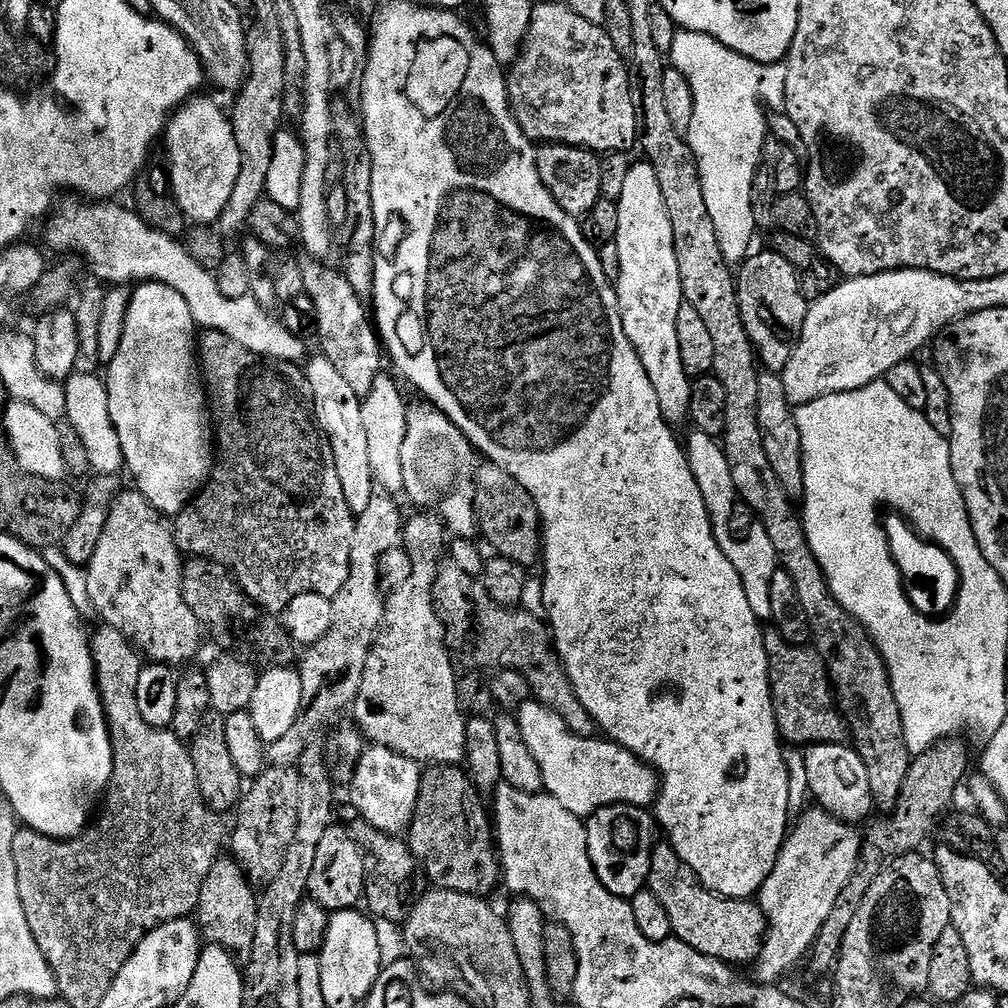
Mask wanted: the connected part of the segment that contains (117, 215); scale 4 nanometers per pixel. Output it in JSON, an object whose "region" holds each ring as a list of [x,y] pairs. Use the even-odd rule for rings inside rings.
{"region":[[[69,200],[72,201],[60,213],[57,211],[51,217],[52,225],[45,230],[44,236],[54,251],[72,251],[74,255],[81,256],[92,267],[93,274],[105,280],[100,282],[108,286],[128,286],[131,280],[165,284],[186,298],[186,306],[190,306],[190,314],[201,329],[234,338],[238,346],[250,350],[258,358],[272,362],[300,362],[300,359],[305,359],[305,341],[294,338],[294,334],[290,334],[290,330],[286,330],[277,317],[275,320],[275,315],[260,306],[252,295],[226,298],[226,294],[218,290],[215,275],[198,266],[177,237],[154,230],[131,207],[119,208],[116,202]]]}

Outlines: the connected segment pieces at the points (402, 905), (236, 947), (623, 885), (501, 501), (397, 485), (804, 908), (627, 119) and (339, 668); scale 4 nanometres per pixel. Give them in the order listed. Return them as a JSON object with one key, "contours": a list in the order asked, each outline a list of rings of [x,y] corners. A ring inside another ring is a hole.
{"contours":[[[[359,818],[353,820],[353,824],[350,824],[350,835],[364,858],[363,899],[366,904],[368,900],[367,911],[377,921],[389,920],[397,926],[403,925],[418,896],[416,879],[421,879],[422,876],[421,869],[416,863],[416,855],[408,849],[407,843],[399,835],[378,830]]],[[[219,858],[214,866],[210,866],[210,874],[206,874],[195,915],[200,916],[198,927],[209,945],[226,950],[237,961],[247,962],[254,950],[254,930],[258,926],[260,901],[257,893],[252,893],[253,885],[239,864],[235,859],[227,859]]],[[[615,804],[587,817],[590,862],[606,890],[615,896],[631,898],[645,891],[650,874],[652,850],[657,843],[658,825],[651,811],[629,804]]],[[[491,462],[481,463],[476,473],[476,527],[479,535],[488,539],[489,546],[493,548],[491,551],[497,556],[505,556],[525,566],[532,566],[535,560],[537,563],[541,559],[542,525],[536,503],[513,476]]],[[[381,374],[370,386],[370,394],[360,405],[362,423],[366,425],[366,446],[370,449],[372,479],[385,493],[400,494],[404,490],[402,472],[402,442],[406,442],[406,426],[410,405],[404,401],[399,388],[388,374]],[[397,492],[397,493],[396,493]]],[[[811,806],[800,816],[800,821],[791,825],[784,837],[784,845],[780,848],[778,858],[774,862],[774,870],[760,887],[758,903],[768,919],[768,934],[764,948],[754,961],[755,979],[763,985],[775,985],[787,972],[792,972],[800,964],[800,959],[807,957],[812,944],[818,938],[826,918],[830,918],[830,910],[838,902],[838,894],[846,890],[850,878],[860,867],[861,829],[855,824],[847,824],[845,820],[834,818],[819,806]]],[[[537,3],[533,7],[532,25],[520,47],[520,57],[507,69],[506,79],[508,103],[518,126],[528,135],[529,140],[541,145],[565,144],[597,154],[628,154],[631,153],[631,148],[637,147],[638,121],[625,57],[620,55],[614,42],[610,42],[607,27],[586,22],[586,18],[574,14],[567,3]]],[[[373,494],[370,498],[370,506],[362,510],[356,516],[356,529],[354,530],[354,546],[350,546],[350,574],[346,578],[346,586],[336,596],[331,597],[334,610],[334,622],[330,622],[330,630],[318,642],[307,645],[303,649],[304,657],[298,663],[298,671],[302,678],[302,706],[300,717],[290,726],[290,734],[282,738],[276,744],[267,745],[268,764],[273,768],[290,768],[299,765],[301,758],[308,748],[313,747],[316,735],[335,718],[339,712],[344,712],[352,703],[357,703],[364,667],[368,661],[368,654],[372,645],[377,643],[380,628],[384,625],[384,606],[386,593],[380,588],[380,563],[382,558],[390,550],[401,547],[404,534],[405,517],[400,516],[396,504],[391,495]]]]}

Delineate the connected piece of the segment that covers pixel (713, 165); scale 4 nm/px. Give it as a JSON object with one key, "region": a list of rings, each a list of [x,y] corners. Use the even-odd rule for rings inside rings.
{"region":[[[687,30],[677,31],[670,64],[689,80],[693,92],[695,120],[686,132],[686,139],[696,155],[710,222],[714,222],[722,254],[729,265],[739,265],[748,259],[753,251],[752,239],[758,235],[749,200],[763,142],[769,134],[766,109],[760,105],[761,65],[706,34]]]}

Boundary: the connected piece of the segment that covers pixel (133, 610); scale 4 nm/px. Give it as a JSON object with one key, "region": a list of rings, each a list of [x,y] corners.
{"region":[[[121,491],[106,518],[106,530],[98,542],[98,550],[94,550],[94,558],[90,558],[86,569],[90,602],[95,615],[104,619],[107,627],[121,632],[136,652],[145,657],[148,655],[149,661],[167,666],[177,666],[194,659],[200,648],[202,628],[182,598],[181,567],[182,553],[176,545],[173,525],[141,492]]]}

